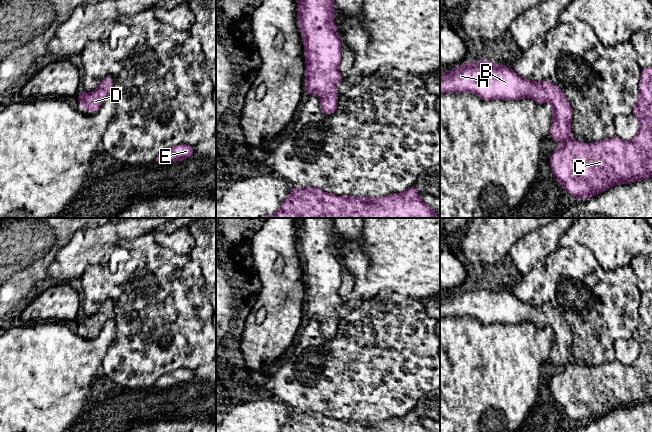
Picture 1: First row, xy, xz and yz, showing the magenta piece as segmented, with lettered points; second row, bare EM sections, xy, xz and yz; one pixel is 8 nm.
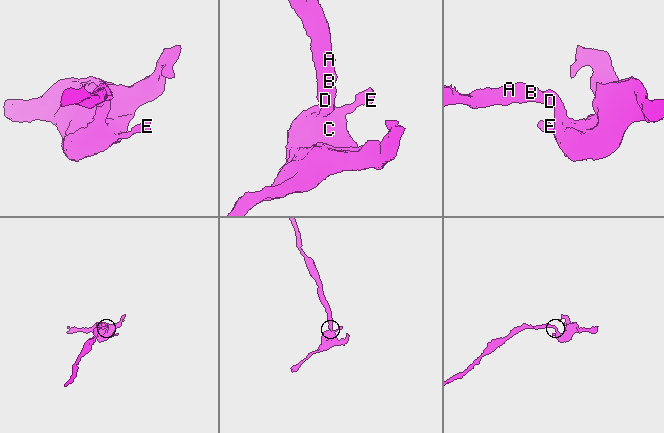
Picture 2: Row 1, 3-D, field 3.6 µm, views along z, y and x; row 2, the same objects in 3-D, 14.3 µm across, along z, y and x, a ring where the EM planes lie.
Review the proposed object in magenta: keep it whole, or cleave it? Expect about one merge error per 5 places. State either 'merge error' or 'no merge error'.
no merge error

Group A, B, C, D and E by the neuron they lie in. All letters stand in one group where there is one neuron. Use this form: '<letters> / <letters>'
A B C D E

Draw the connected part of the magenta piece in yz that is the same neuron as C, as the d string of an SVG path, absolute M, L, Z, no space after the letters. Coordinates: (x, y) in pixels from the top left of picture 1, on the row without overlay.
M476 284L473 288L466 287L456 290L452 295L444 296L440 299L440 318L471 316L476 318L481 324L519 324L530 321L537 328L544 328L547 324L552 330L552 345L550 360L556 366L561 366L561 372L550 378L550 390L560 409L578 424L588 423L608 414L610 411L619 408L630 408L646 402L652 401L652 291L643 292L639 306L639 319L636 328L633 330L632 338L639 344L639 355L630 365L624 366L615 360L610 363L603 363L601 366L595 365L592 368L582 367L571 362L572 332L565 318L560 312L550 305L530 305L522 302L514 294L507 290L493 287L490 284Z

